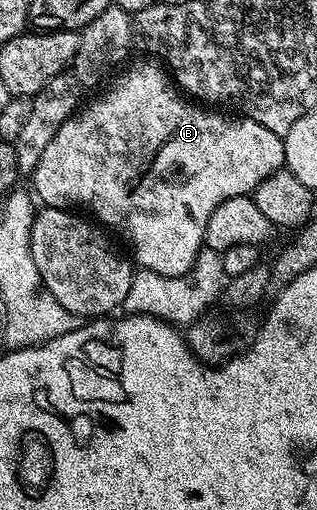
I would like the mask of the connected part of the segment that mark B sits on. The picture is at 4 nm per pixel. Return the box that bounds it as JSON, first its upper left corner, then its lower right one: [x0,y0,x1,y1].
[32,59,286,277]

